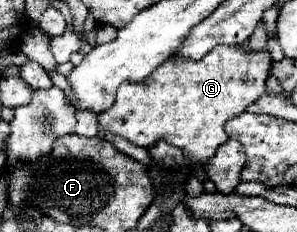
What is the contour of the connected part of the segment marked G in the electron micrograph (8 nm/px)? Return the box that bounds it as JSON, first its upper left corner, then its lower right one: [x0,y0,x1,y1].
[98,45,272,165]

